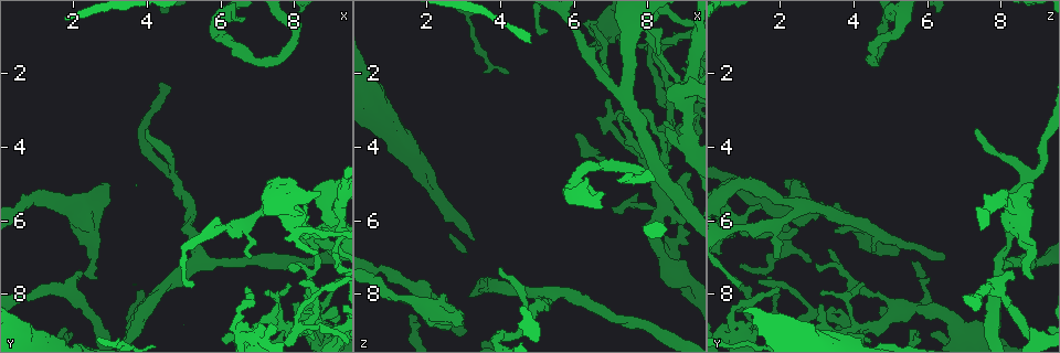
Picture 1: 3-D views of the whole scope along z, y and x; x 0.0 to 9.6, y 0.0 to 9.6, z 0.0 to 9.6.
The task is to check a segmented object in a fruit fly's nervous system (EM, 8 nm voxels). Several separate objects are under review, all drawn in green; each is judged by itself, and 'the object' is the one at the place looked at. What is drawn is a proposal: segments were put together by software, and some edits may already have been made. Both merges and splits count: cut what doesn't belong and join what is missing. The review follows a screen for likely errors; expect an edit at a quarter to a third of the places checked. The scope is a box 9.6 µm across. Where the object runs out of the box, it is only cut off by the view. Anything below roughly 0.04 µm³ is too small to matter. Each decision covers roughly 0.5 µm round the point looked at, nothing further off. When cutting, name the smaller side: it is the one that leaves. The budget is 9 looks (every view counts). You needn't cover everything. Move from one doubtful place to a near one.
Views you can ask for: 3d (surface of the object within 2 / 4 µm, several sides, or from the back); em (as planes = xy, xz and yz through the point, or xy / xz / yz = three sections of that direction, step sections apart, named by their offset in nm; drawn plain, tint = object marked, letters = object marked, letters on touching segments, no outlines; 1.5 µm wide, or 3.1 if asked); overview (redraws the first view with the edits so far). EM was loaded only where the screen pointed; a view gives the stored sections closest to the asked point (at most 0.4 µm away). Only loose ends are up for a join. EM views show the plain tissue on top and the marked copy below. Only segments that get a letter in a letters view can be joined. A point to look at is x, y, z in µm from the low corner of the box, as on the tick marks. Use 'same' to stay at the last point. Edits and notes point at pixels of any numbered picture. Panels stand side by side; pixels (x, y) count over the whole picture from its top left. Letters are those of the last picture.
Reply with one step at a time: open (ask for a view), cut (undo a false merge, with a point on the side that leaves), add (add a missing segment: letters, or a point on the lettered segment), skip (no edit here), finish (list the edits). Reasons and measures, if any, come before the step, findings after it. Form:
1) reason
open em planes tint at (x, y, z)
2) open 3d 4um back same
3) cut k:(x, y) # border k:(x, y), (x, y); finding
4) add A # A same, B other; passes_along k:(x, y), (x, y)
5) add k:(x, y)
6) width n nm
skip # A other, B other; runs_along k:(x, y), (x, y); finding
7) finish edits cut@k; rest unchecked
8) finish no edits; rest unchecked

an open end
open em planes letters at (6.65, 7.85, 1.95)

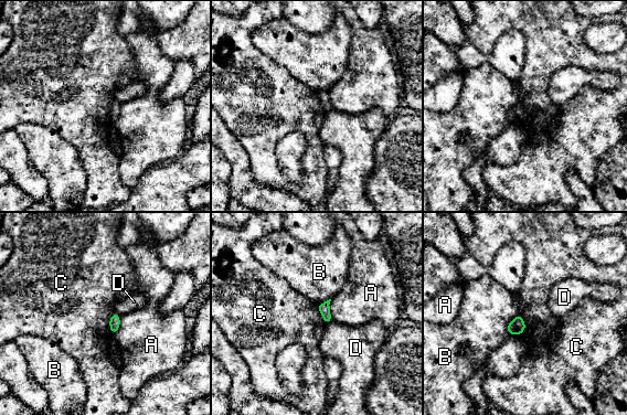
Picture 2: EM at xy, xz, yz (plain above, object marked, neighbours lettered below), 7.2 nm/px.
skip # A other, B other, C other, D other; border 2:(518, 315), (524, 330), (516, 336); no lettered segment goes on from it

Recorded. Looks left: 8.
stops while still wide
open 3d 2um at (2.95, 5.05, 8.85)

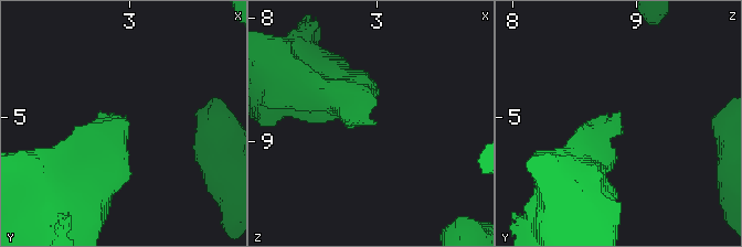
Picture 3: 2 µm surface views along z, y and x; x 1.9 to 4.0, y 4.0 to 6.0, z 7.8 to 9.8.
need the tissue
open em planes letters at (2.96, 5.00, 8.88)

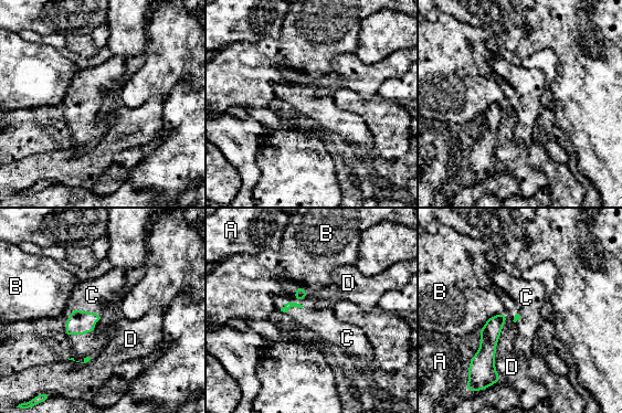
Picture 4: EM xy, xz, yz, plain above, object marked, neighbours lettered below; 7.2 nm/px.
add C # A other, B other, C same, D other; the neuron continues

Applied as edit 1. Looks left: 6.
open overview

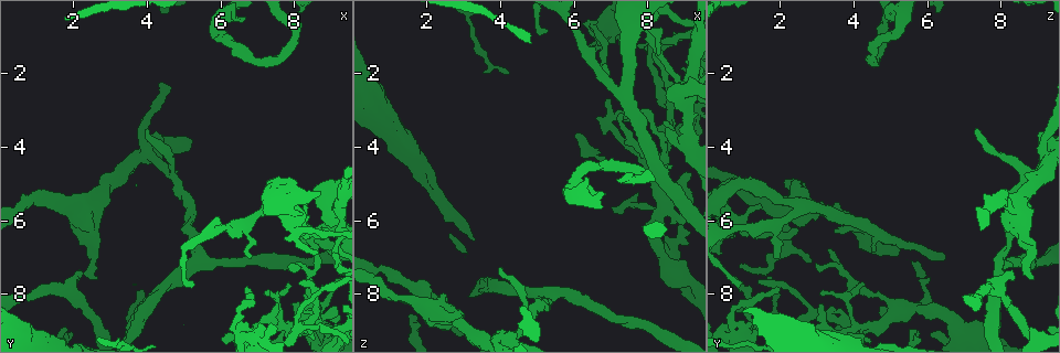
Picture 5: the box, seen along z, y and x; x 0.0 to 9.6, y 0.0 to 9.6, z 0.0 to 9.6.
an open end
open em planes letters at (4.05, 3.55, 7.25)

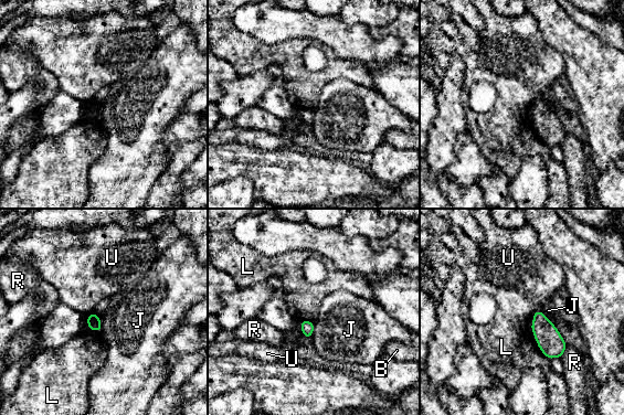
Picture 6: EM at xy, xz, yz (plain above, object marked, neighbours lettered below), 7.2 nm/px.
longest_contact L 260 nm
skip # B other, J other, L other, R other, U other; border 6:(530, 329), (538, 348), (550, 359); no lettered segment goes on from it

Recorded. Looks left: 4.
abrupt turn
open 3d 2um at (4.65, 4.85, 8.75)

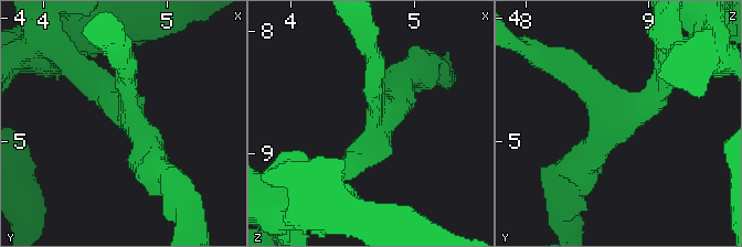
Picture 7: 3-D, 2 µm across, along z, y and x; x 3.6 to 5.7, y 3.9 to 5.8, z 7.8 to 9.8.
open em planes letters at (4.68, 4.76, 8.82)

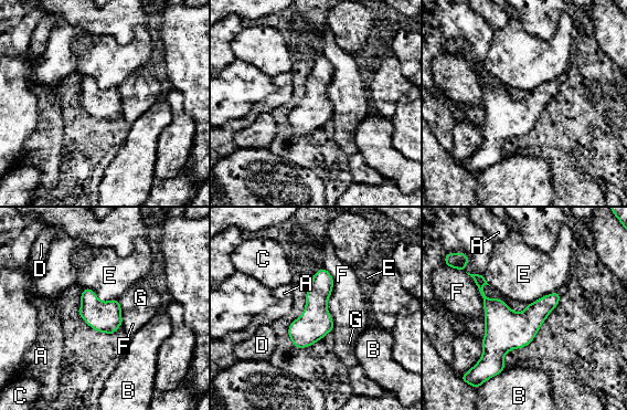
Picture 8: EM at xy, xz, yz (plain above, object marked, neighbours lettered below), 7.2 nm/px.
skip # A other, B other, C other, D other, E other, F other, G other; border 8:(481, 285), (488, 297), (524, 309); continuous, no second neuron

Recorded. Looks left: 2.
finish edits add@4; rest unchecked

